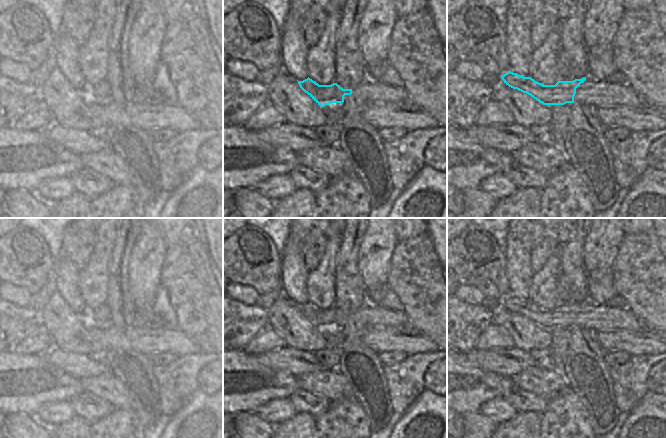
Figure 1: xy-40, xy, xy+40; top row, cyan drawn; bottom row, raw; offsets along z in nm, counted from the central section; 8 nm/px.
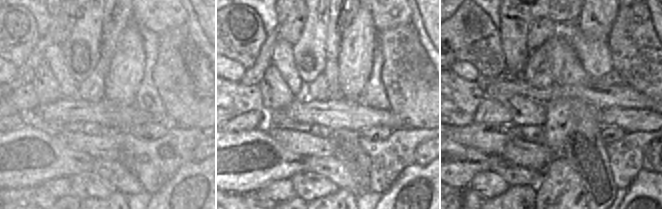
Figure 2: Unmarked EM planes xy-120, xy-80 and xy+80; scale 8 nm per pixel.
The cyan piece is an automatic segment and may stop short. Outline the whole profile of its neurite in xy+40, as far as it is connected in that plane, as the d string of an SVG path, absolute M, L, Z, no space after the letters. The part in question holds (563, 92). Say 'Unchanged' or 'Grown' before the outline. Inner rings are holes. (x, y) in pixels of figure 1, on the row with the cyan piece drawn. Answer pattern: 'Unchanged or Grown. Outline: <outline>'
Grown. Outline: M511 71L502 80L506 85L527 93L543 105L589 105L591 107L643 107L640 95L627 83L609 83L583 77L543 85L531 77Z

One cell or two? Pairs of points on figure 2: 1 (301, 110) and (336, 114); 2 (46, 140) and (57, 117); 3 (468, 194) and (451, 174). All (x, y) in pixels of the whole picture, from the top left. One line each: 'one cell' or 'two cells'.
1: one cell
2: two cells
3: two cells

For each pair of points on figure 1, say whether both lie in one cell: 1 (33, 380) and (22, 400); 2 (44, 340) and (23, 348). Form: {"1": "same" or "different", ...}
{"1": "same", "2": "same"}

